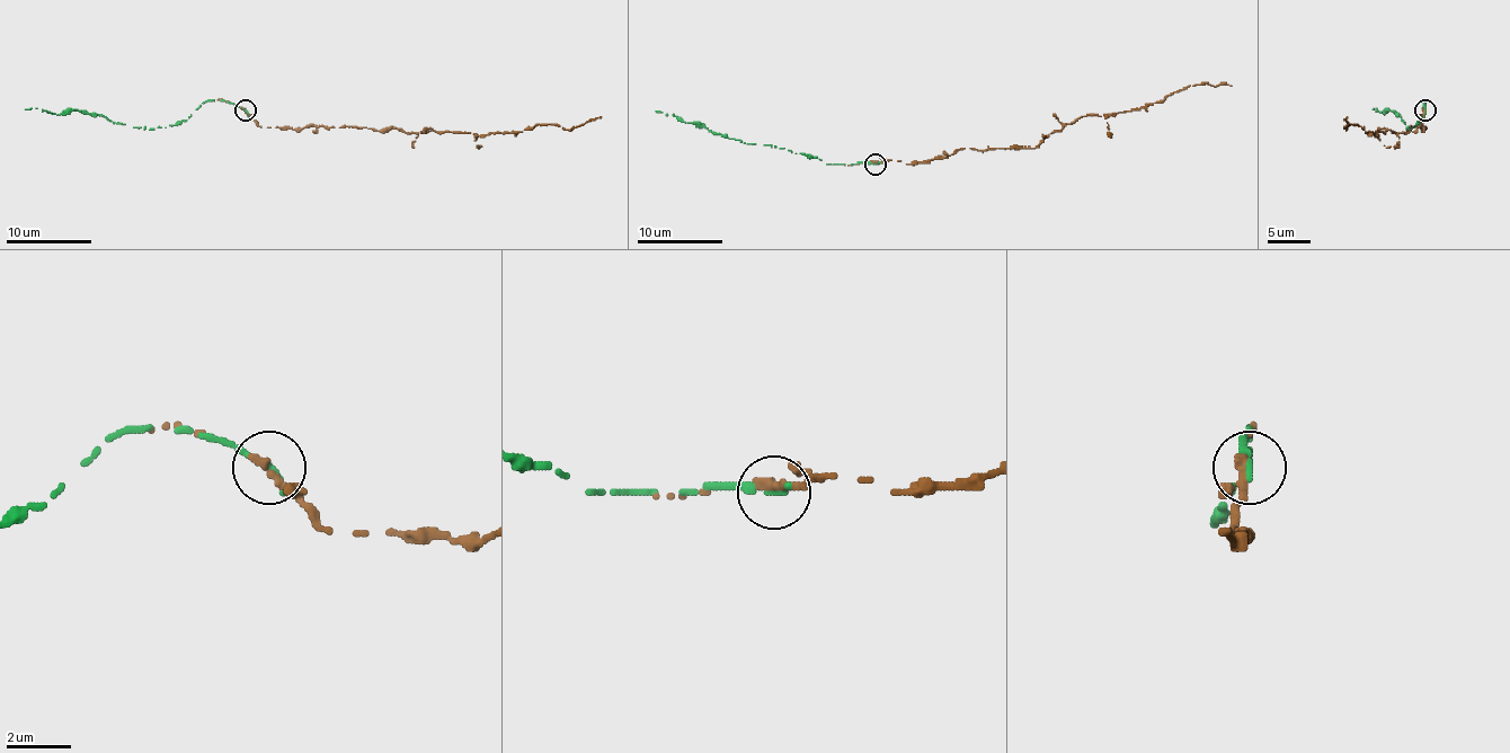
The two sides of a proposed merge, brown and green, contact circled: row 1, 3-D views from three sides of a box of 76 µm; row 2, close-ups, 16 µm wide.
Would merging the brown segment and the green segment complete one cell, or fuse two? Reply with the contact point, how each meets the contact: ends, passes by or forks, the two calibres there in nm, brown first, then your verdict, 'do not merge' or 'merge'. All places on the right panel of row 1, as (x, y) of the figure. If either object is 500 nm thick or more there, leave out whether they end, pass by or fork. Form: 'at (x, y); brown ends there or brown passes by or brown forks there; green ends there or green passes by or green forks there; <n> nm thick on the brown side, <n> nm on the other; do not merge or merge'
at (1426, 111); brown passes by; green ends there; 280 nm thick on the brown side, 200 nm on the other; merge

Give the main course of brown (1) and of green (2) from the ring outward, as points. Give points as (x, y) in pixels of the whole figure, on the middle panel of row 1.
1: (875, 164), (922, 164), (960, 149), (1032, 149), (1087, 114), (1140, 111), (1196, 85), (1232, 85)
2: (875, 164), (826, 164), (817, 157), (724, 138), (656, 111)

